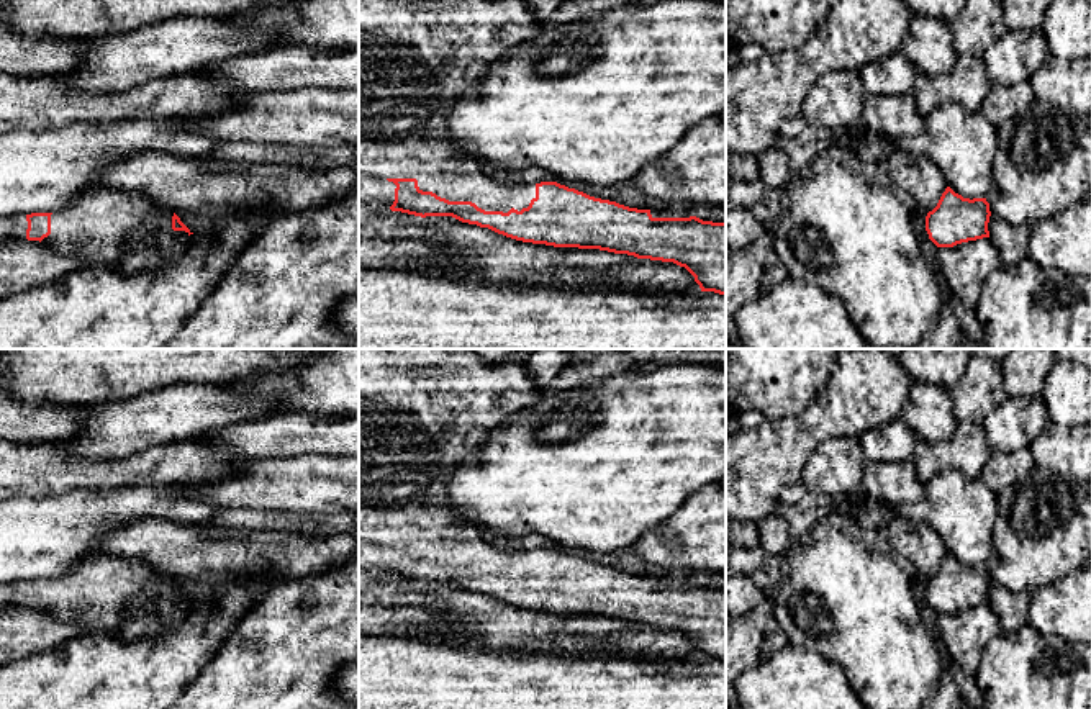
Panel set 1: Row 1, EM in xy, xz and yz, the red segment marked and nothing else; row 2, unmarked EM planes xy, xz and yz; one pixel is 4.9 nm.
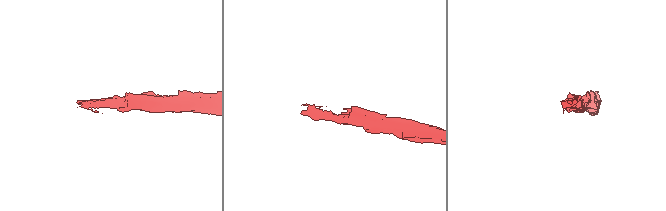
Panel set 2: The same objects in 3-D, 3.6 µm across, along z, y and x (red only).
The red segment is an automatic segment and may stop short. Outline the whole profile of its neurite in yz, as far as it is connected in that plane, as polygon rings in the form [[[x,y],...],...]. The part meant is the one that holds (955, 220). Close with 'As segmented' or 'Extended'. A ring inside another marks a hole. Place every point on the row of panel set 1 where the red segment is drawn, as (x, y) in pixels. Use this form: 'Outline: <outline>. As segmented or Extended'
Outline: [[[947,187],[937,206],[926,216],[926,231],[937,247],[953,247],[989,237],[989,216],[986,198],[963,198]]]. As segmented

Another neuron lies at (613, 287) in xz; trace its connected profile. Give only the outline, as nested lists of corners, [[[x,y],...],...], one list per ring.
[[[583,283],[583,285],[575,285],[575,288],[578,290],[613,290],[613,291],[621,291],[621,293],[642,293],[642,295],[659,295],[659,296],[672,296],[675,293],[668,293],[663,290],[652,290],[652,288],[642,288],[642,290],[631,290],[631,288],[624,288],[621,285],[595,285],[595,283]]]

